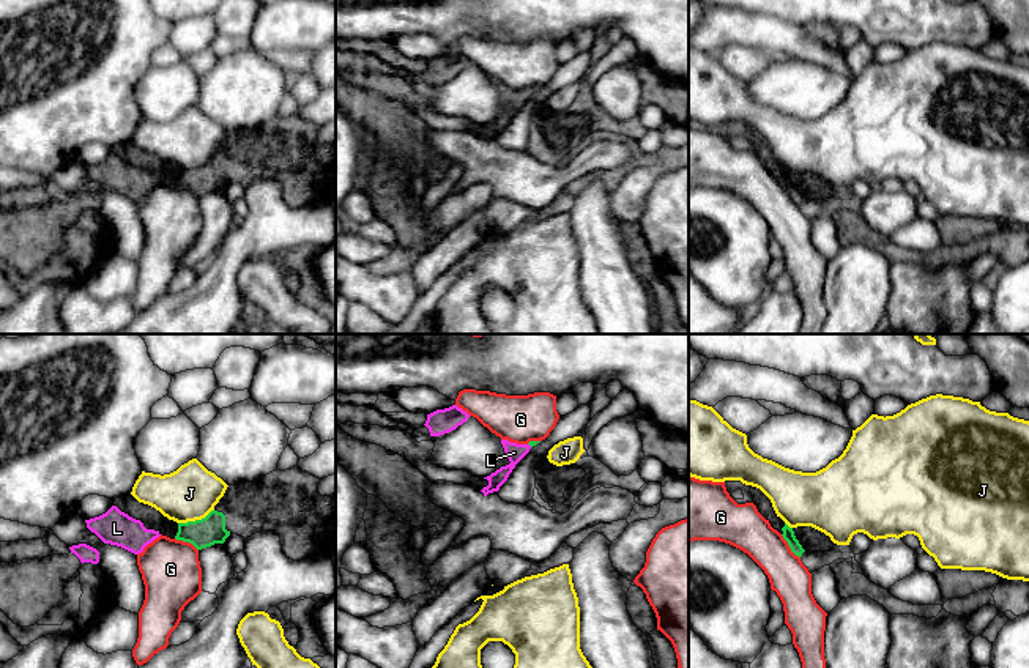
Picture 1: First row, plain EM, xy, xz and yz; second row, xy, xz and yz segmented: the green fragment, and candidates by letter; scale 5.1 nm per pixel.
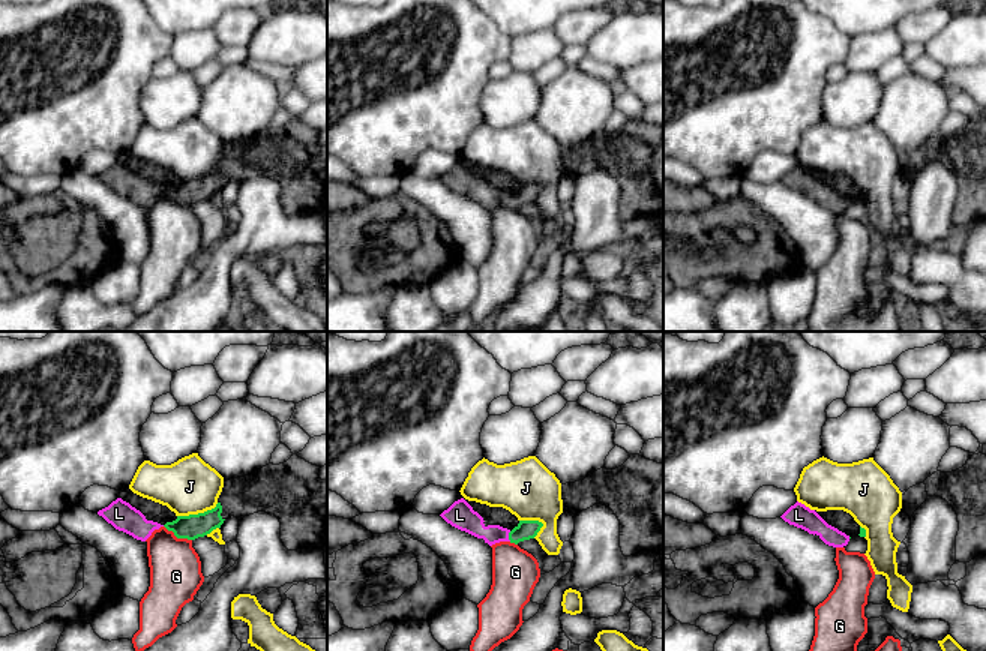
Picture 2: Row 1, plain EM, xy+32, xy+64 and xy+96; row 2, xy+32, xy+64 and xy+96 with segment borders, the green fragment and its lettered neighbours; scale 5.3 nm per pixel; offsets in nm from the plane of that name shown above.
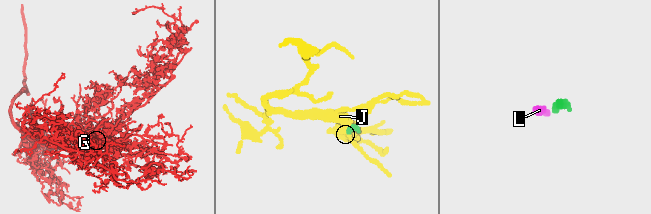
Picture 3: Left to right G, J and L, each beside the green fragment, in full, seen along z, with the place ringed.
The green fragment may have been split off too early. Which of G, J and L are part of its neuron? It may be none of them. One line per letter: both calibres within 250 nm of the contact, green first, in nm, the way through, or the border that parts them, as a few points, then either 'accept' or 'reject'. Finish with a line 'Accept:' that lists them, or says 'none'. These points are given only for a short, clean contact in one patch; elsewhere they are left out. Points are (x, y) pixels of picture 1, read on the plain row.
G: calibres 60 and 220 nm; reject
J: calibres 150 and 280 nm; reject
L: calibres 30 and 90 nm; way xz (531, 90), (530, 92), (514, 100); accept
Accept: L

